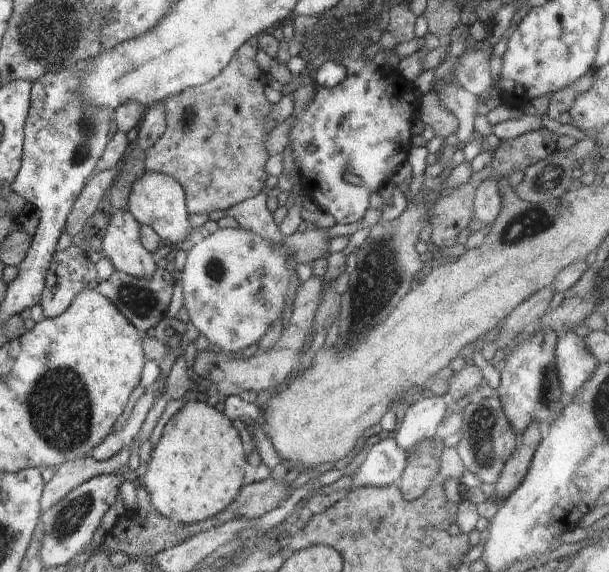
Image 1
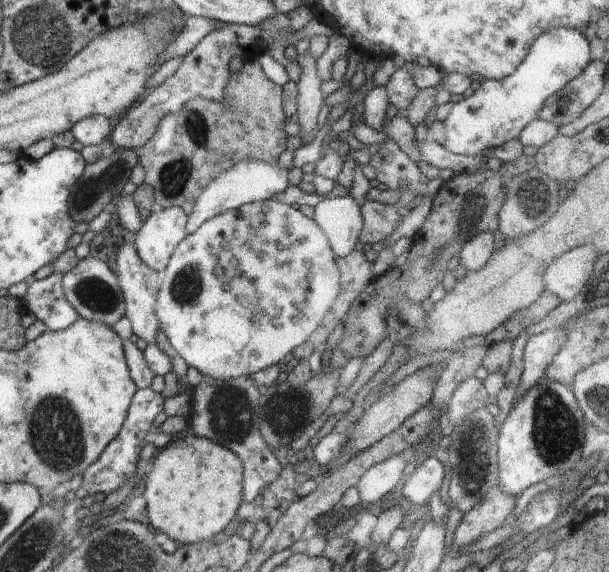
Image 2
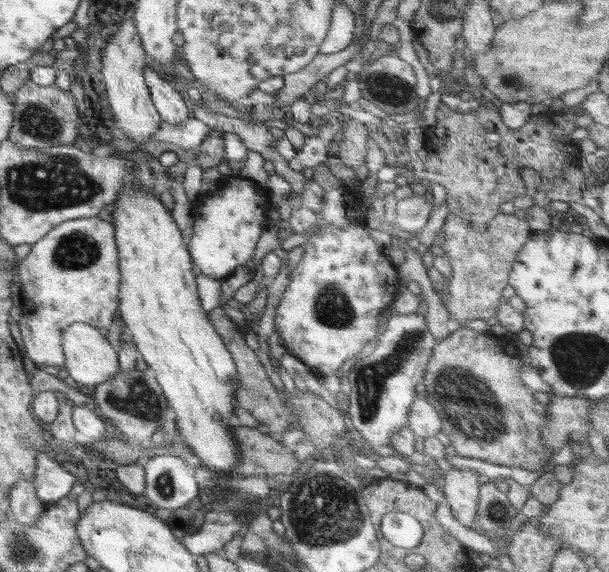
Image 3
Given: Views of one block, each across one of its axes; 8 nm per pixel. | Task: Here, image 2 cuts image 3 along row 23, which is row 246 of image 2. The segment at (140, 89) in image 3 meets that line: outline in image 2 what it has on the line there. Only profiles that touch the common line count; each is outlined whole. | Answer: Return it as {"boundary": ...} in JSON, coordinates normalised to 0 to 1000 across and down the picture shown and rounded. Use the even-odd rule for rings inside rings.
{"boundary":[[[217,425],[207,427],[192,446],[190,486],[204,517],[207,556],[213,561],[218,582],[238,594],[241,601],[253,601],[259,591],[259,556],[256,556],[256,516],[261,509],[264,479],[246,472],[227,449]]]}

